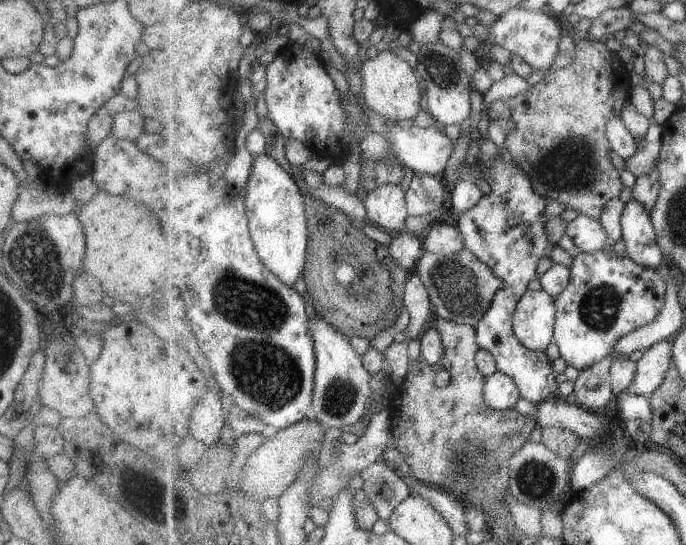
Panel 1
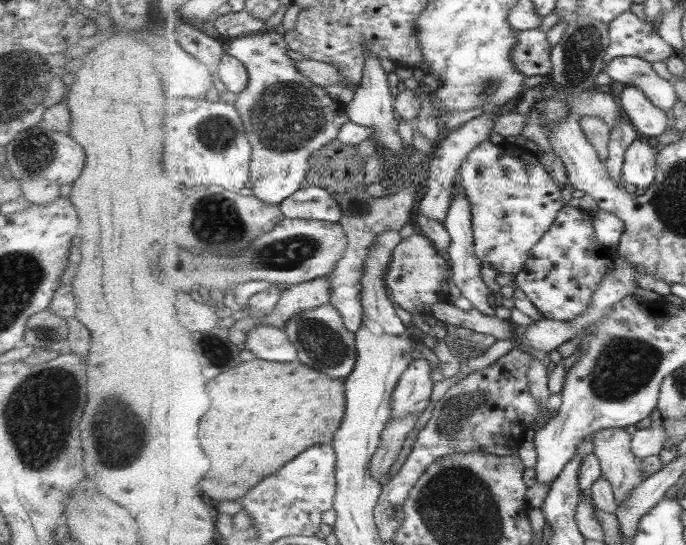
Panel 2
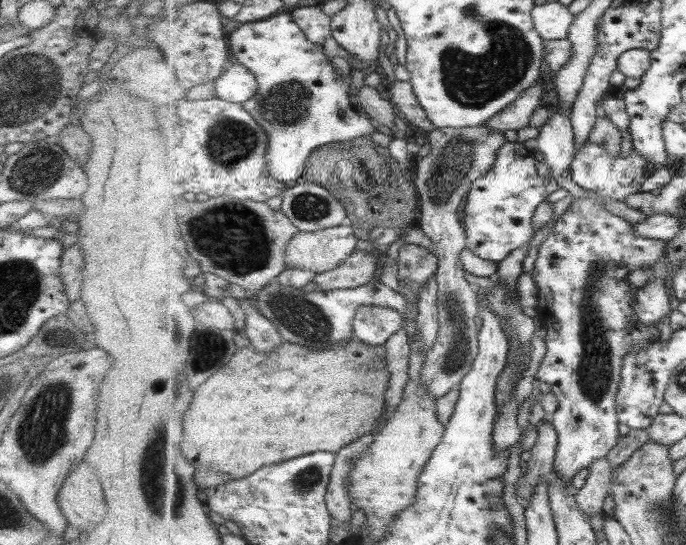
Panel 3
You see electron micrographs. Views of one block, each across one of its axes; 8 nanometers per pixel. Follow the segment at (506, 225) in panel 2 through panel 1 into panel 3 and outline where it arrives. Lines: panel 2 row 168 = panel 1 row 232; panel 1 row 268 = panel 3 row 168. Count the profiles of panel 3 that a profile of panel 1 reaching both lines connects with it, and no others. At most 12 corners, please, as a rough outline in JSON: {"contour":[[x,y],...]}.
{"contour":[[509,142],[466,196],[466,248],[500,263],[560,187]]}

